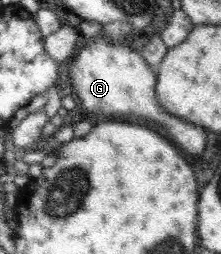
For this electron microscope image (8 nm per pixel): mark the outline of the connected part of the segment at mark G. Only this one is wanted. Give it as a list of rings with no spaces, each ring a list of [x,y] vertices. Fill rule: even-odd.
[[[100,35],[77,50],[69,65],[70,80],[76,100],[89,112],[103,116],[137,116],[161,124],[173,138],[173,142],[189,152],[191,156],[201,156],[205,152],[205,132],[203,128],[179,122],[175,114],[169,114],[159,104],[156,96],[156,74],[149,64],[131,49],[127,41],[111,41]]]

